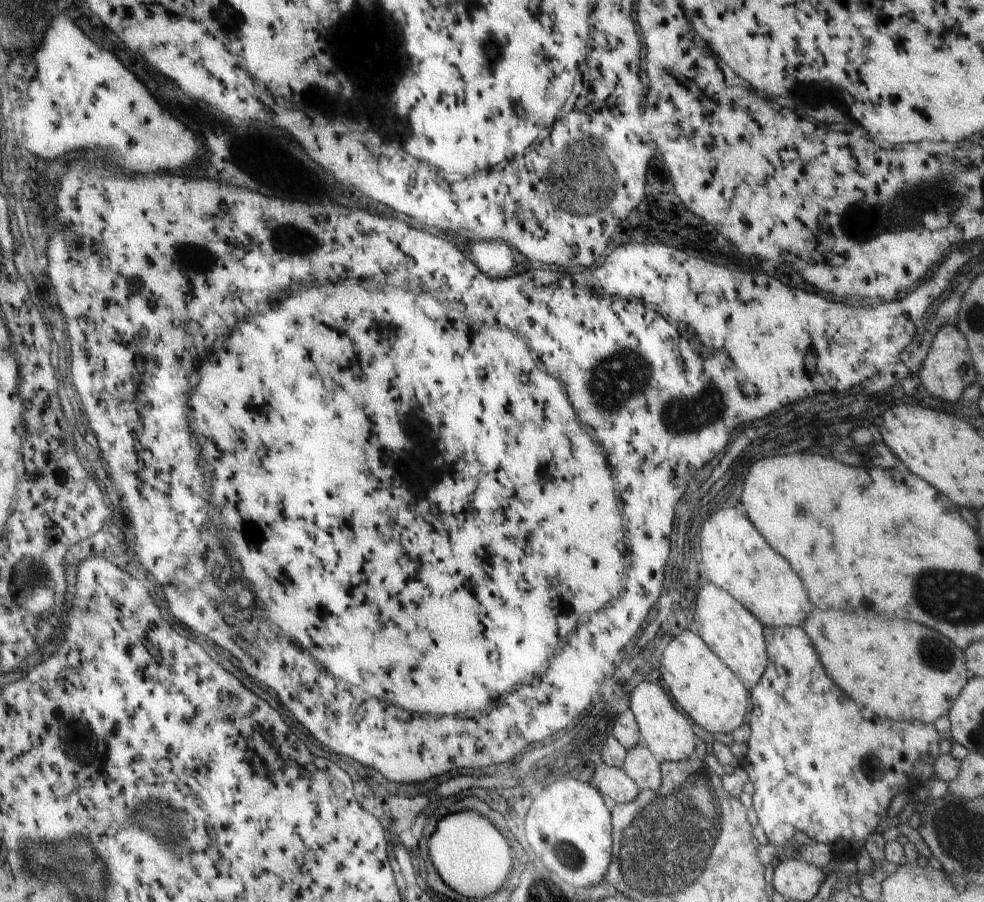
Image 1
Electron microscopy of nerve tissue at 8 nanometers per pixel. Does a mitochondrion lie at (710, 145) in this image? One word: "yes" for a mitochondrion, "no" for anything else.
no

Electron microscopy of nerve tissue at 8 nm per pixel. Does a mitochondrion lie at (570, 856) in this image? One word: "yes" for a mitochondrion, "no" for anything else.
yes

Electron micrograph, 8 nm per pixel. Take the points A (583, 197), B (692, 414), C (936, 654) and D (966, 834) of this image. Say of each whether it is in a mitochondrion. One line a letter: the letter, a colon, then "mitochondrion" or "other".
A: mitochondrion
B: mitochondrion
C: mitochondrion
D: mitochondrion

